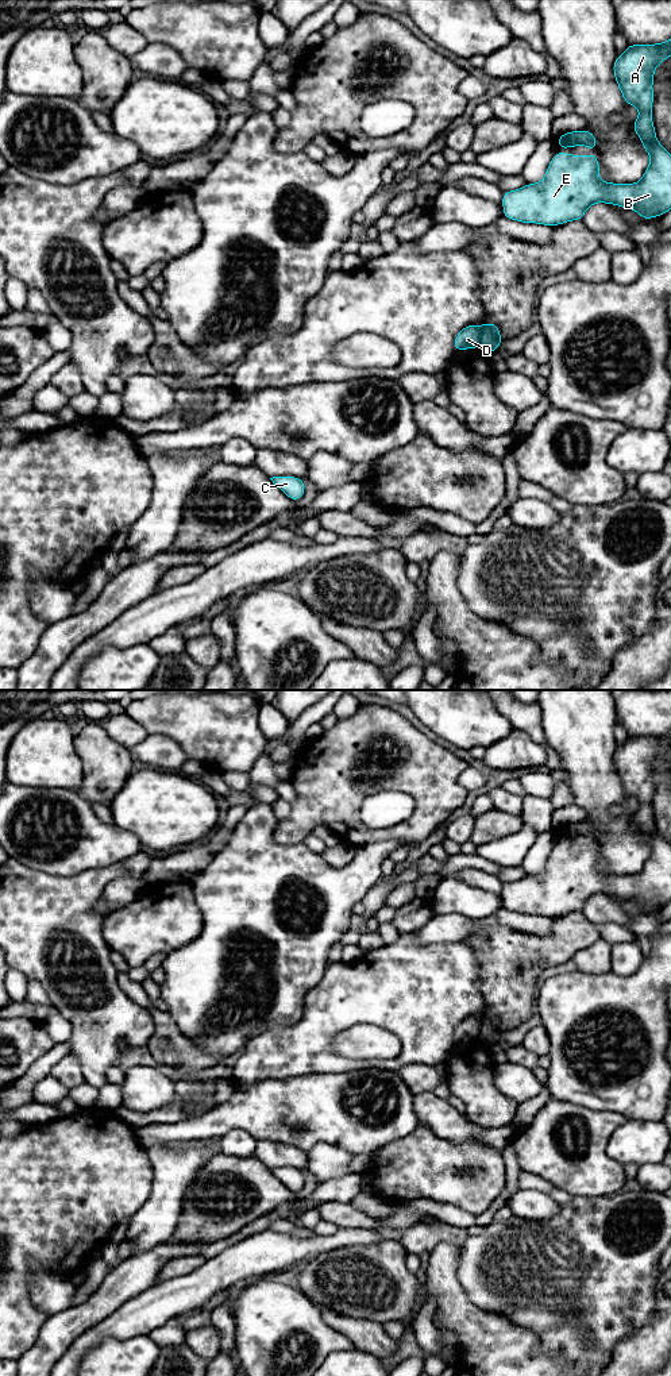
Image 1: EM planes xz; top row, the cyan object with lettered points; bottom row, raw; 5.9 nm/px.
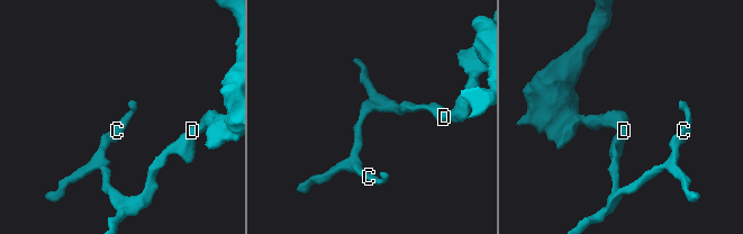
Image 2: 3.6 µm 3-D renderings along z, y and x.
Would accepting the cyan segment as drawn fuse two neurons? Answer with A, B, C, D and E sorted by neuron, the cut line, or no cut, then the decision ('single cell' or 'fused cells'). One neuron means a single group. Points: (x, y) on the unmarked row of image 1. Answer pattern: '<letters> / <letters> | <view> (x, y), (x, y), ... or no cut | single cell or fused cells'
A B E / C D | xz (482, 1020), (478, 1036) | fused cells

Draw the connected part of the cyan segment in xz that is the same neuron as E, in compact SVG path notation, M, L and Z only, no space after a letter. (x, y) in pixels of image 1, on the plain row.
M671 731L656 736L628 736L613 755L626 797L639 799L640 806L632 820L651 848L651 856L639 874L603 874L598 870L597 847L556 844L543 872L504 883L502 907L554 918L582 911L586 901L595 894L633 901L645 911L667 905L671 901L671 844L656 830L651 802L653 764L668 748Z

